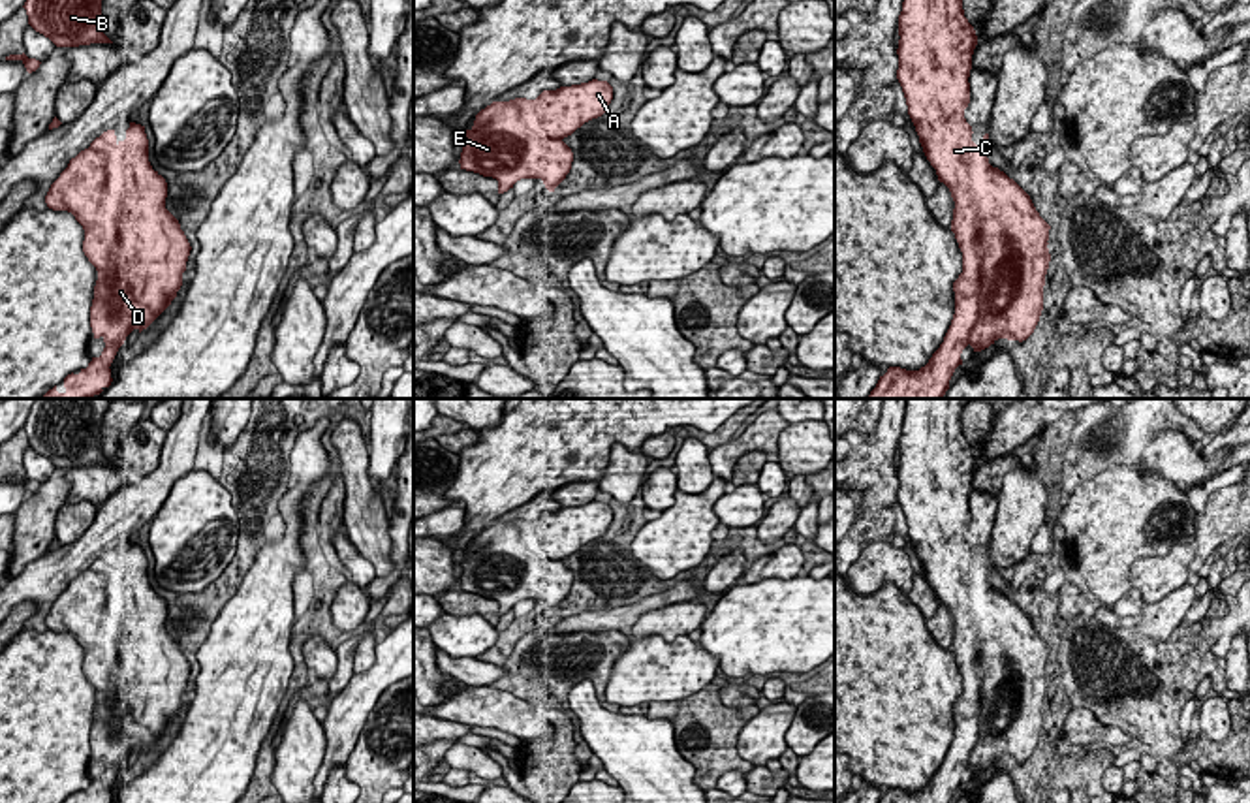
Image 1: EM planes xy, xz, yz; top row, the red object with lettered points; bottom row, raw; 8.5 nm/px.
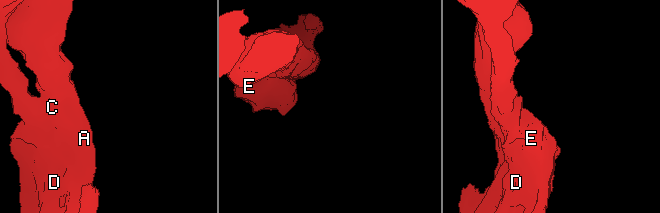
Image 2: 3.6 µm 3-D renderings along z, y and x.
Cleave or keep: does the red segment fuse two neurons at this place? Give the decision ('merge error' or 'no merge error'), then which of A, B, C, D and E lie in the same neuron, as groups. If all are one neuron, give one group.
merge error; groups A B C D / E

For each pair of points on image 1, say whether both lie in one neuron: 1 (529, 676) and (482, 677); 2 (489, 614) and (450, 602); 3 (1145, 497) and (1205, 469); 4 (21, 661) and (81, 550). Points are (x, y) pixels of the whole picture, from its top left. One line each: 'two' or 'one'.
1: two
2: one
3: two
4: two

